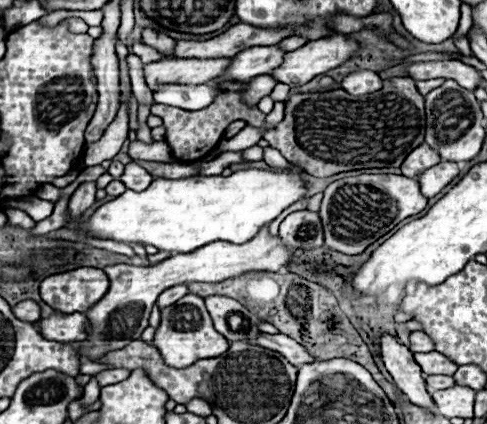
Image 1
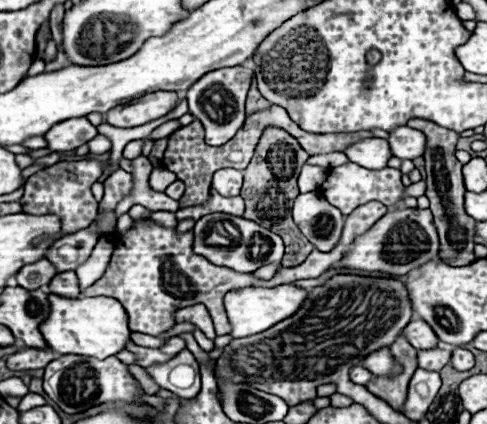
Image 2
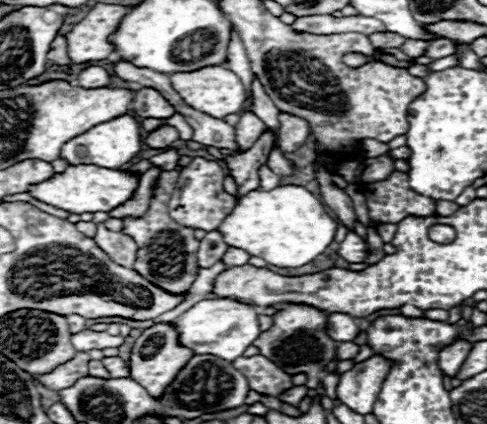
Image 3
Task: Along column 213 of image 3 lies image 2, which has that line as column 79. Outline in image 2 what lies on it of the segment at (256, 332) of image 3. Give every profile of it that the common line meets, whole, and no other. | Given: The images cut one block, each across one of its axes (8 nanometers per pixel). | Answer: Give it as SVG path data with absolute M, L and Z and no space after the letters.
M50 294L50 316L40 326L44 340L54 352L78 354L90 358L108 358L126 348L132 330L128 330L128 314L120 302L108 296L96 298L60 298Z

